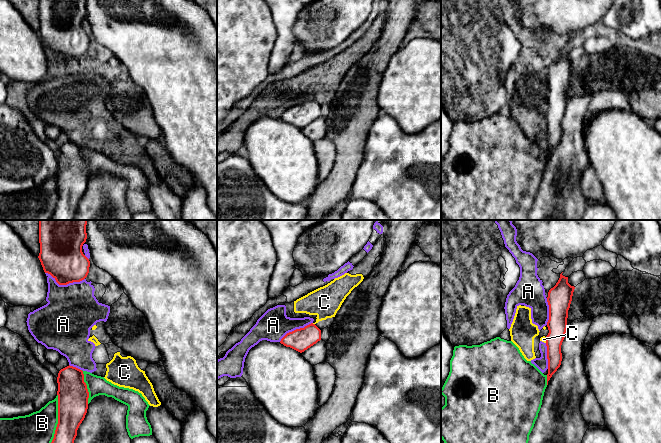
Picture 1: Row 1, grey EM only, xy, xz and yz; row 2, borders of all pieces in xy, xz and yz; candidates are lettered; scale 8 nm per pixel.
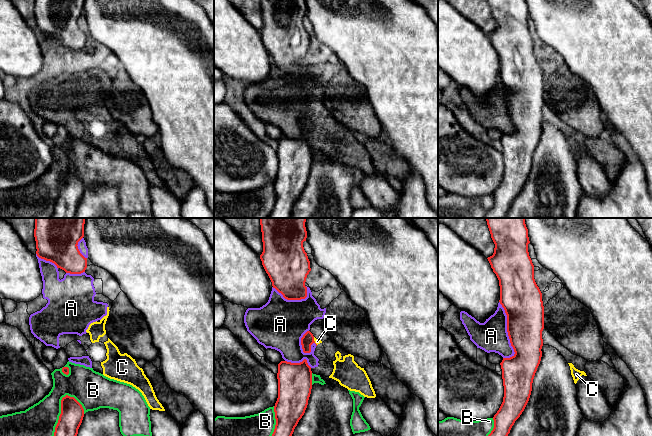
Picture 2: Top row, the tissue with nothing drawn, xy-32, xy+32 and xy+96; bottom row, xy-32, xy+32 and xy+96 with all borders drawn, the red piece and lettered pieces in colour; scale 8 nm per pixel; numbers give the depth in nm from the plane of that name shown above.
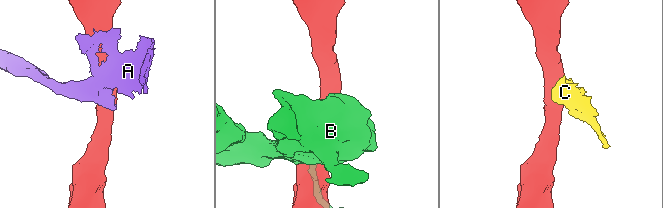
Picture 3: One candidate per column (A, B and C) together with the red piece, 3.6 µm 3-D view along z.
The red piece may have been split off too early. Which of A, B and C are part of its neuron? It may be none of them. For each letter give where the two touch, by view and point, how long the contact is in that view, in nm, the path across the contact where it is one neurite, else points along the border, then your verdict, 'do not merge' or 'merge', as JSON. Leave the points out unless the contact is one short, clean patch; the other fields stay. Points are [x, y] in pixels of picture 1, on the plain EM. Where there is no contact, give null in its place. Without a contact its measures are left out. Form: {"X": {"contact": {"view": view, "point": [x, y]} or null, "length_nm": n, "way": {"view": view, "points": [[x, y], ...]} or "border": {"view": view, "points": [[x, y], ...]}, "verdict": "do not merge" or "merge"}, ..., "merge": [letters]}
{"A": {"contact": {"view": "xy", "point": [65, 60]}, "length_nm": 320, "verdict": "do not merge"}, "B": {"contact": {"view": "xy", "point": [58, 195]}, "length_nm": 400, "verdict": "do not merge"}, "C": {"contact": {"view": "xz", "point": [312, 99]}, "length_nm": 30, "border": {"view": "xz", "points": [[312, 99], [314, 100]]}, "verdict": "do not merge"}, "merge": []}

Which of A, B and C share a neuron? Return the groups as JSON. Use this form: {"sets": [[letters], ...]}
{"sets": [["A", "C"], ["B"]]}

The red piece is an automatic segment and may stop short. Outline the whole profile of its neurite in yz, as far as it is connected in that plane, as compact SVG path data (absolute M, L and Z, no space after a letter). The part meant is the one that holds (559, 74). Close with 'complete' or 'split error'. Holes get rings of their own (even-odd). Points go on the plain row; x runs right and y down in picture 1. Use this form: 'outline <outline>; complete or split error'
outline M560 50L556 61L548 68L547 78L549 81L549 106L546 112L548 150L547 161L552 151L561 141L561 121L567 105L568 86L572 77L575 63L568 59L568 53Z; complete

